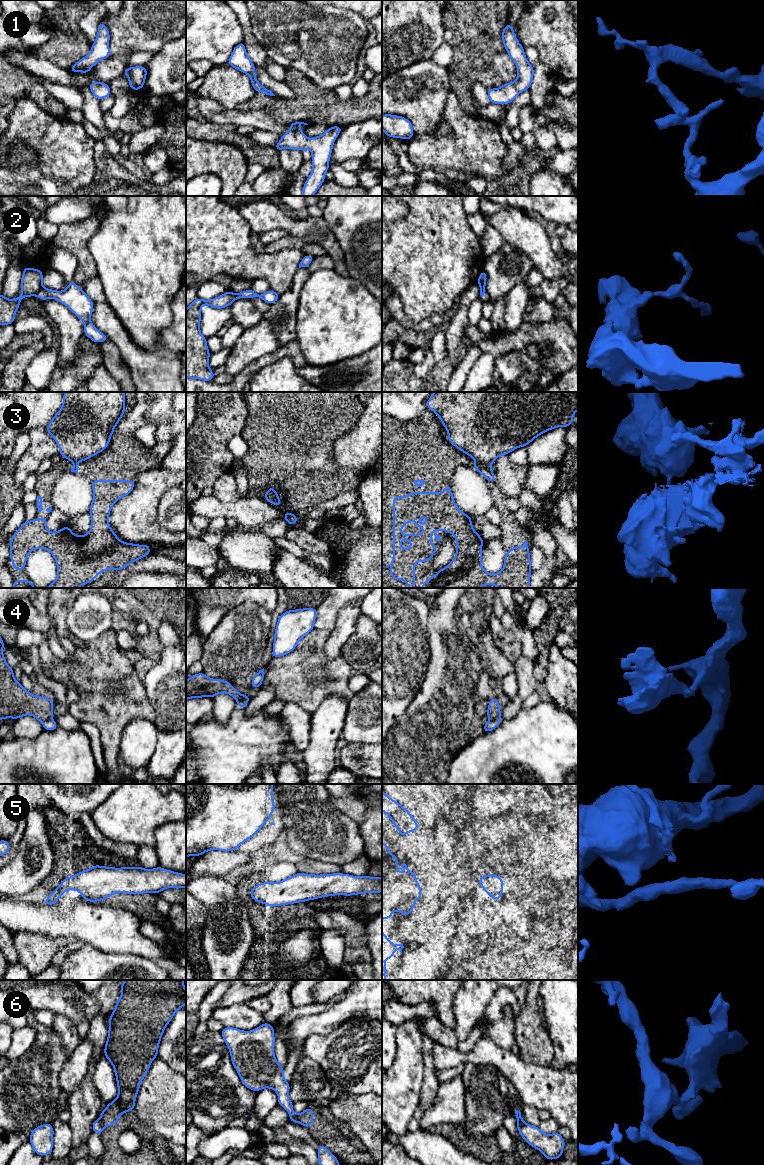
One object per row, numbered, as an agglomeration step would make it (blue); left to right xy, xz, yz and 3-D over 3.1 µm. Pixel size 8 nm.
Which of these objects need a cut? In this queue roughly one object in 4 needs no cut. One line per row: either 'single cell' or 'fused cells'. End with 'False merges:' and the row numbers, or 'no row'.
1: single cell
2: fused cells
3: fused cells
4: fused cells
5: single cell
6: fused cells
False merges: 2, 3, 4, 6

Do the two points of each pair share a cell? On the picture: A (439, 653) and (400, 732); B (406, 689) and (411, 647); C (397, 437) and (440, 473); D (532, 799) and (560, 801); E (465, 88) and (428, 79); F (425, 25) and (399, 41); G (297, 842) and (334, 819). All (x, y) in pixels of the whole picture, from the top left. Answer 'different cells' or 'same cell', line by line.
A: same cell
B: same cell
C: same cell
D: same cell
E: different cells
F: same cell
G: same cell

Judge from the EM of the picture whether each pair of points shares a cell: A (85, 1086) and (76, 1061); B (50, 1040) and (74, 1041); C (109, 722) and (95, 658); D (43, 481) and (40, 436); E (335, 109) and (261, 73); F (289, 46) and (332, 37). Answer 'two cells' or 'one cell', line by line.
A: two cells
B: two cells
C: one cell
D: two cells
E: two cells
F: one cell

